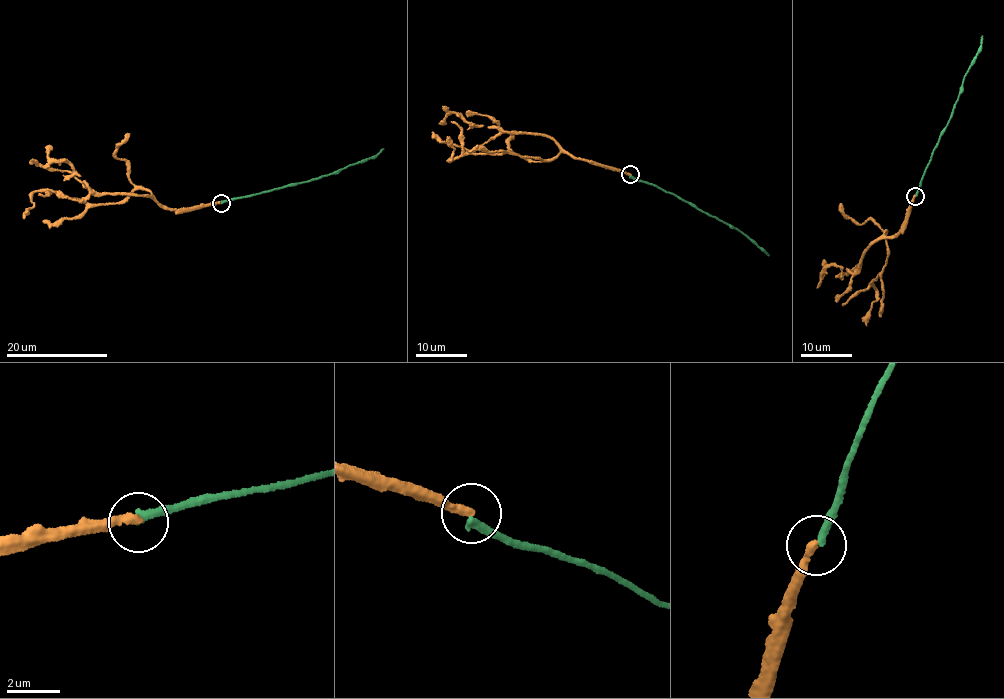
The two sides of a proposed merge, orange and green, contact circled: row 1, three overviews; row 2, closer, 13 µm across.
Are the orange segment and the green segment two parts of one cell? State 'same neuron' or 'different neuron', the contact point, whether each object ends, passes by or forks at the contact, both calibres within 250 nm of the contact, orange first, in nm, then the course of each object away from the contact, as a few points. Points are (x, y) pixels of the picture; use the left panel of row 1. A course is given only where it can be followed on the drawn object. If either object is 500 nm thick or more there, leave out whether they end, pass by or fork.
different neuron | (221, 203) | orange ends | green ends | 280/320 nm | orange via (222, 203), (160, 207), (137, 188), (117, 203), (91, 204), (45, 190), (35, 192), (23, 218) | green via (221, 203), (310, 182), (367, 161), (383, 148)

